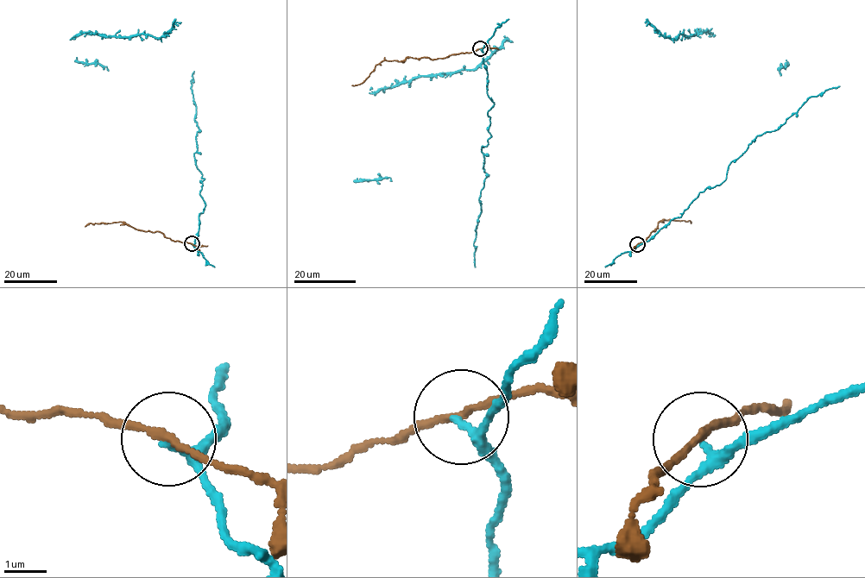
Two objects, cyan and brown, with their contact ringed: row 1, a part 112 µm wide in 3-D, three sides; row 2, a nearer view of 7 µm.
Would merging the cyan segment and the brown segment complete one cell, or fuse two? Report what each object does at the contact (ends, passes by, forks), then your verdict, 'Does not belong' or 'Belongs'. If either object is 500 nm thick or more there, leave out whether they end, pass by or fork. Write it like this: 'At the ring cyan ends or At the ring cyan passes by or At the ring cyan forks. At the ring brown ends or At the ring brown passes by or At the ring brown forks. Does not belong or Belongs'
At the ring cyan passes by. At the ring brown passes by. Does not belong

